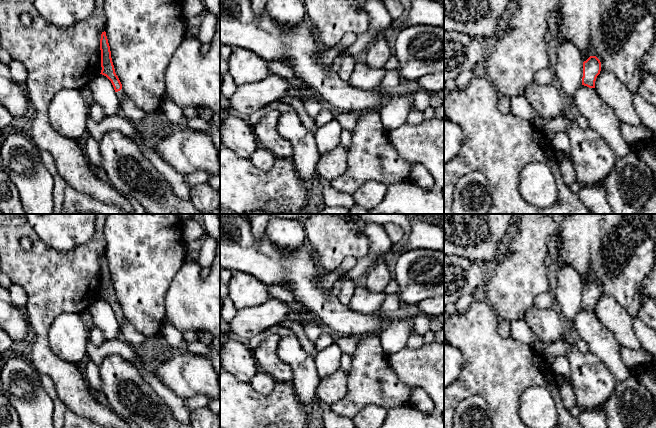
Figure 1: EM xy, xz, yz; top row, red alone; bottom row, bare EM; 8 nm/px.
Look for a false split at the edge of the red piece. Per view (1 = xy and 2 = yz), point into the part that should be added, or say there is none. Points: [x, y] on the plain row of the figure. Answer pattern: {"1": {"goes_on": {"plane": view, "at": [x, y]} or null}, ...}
{"1": {"goes_on": {"plane": "xy", "at": [120, 317]}}, "2": {"goes_on": null}}

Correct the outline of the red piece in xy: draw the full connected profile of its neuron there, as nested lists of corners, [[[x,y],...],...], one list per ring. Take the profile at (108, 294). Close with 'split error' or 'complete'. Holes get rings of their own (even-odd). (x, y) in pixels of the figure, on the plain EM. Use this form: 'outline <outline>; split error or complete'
outline [[[102,256],[100,263],[100,274],[101,274],[101,297],[106,300],[112,307],[114,314],[121,327],[121,321],[125,318],[122,312],[122,308],[115,297],[114,289],[111,282],[110,270],[106,260],[106,256]]]; split error

